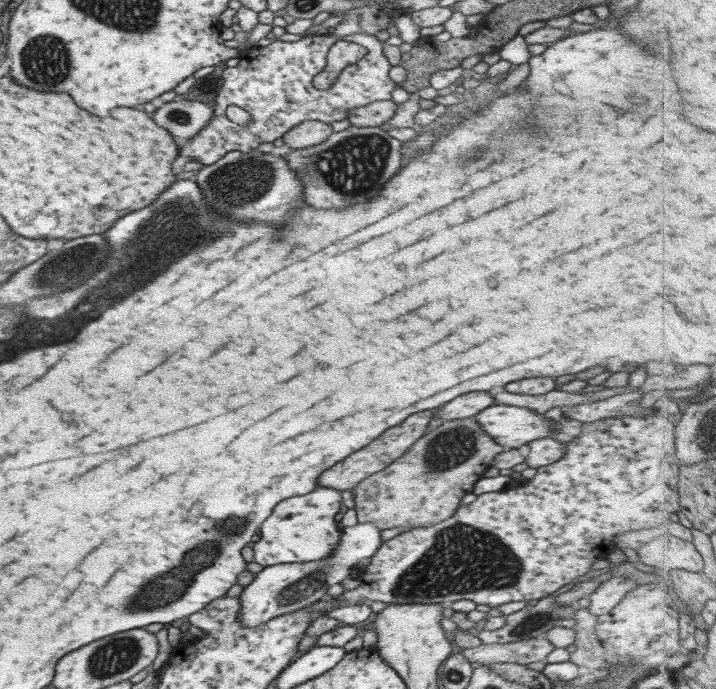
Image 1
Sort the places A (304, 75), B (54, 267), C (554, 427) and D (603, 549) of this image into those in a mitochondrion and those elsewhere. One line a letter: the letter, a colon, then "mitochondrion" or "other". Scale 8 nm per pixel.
A: other
B: mitochondrion
C: other
D: other

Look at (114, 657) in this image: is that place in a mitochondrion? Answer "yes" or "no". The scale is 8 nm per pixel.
yes

